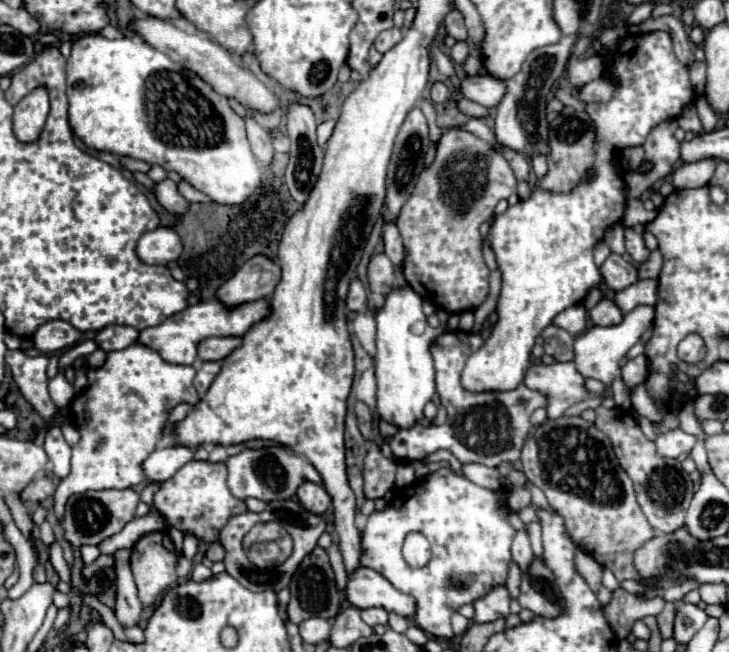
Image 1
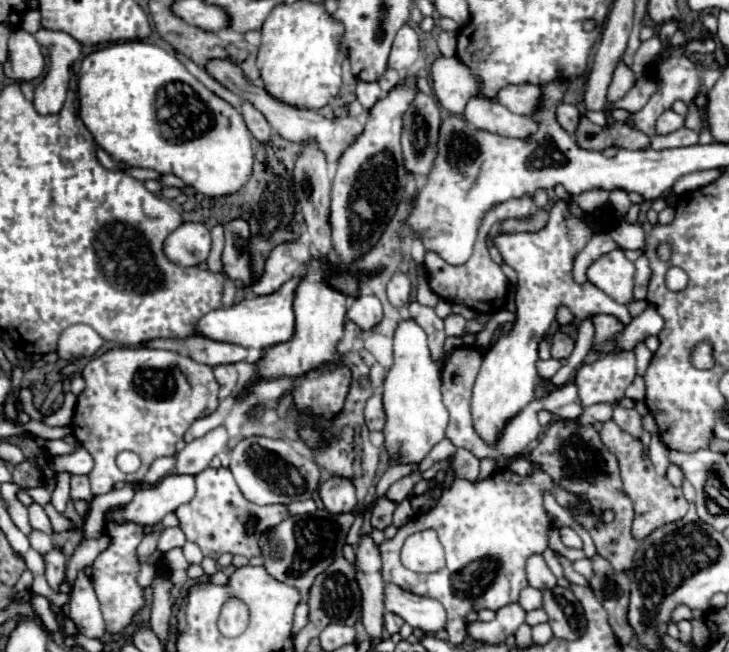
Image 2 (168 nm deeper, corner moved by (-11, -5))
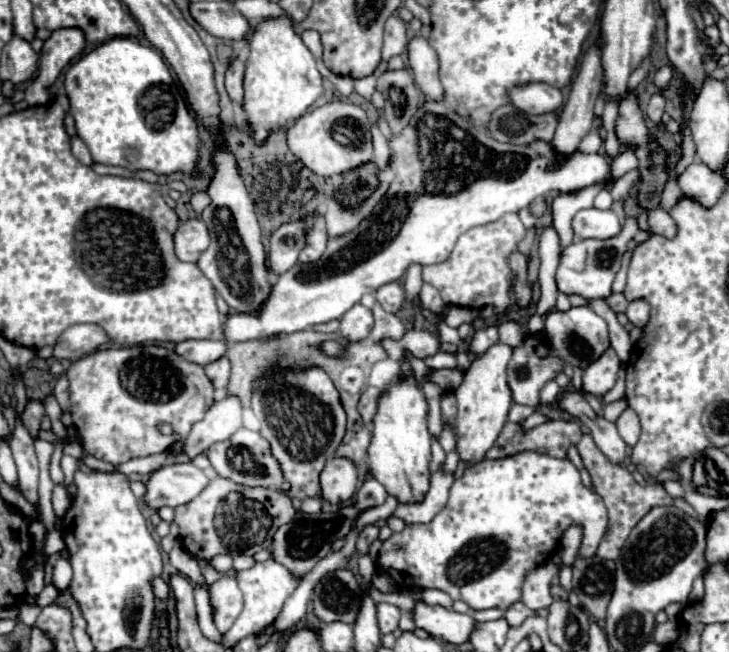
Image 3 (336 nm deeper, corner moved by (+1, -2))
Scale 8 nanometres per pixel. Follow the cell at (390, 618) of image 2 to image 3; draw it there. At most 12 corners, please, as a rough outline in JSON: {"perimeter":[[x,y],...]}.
{"perimeter":[[378,603],[380,633],[394,633],[400,609],[390,603]]}

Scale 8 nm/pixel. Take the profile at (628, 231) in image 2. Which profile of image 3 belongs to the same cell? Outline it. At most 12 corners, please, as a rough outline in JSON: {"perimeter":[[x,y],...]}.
{"perimeter":[[582,209],[572,219],[580,239],[608,239],[620,233],[608,209]]}

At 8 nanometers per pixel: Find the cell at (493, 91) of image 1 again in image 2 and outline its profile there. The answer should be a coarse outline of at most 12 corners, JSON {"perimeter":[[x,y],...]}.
{"perimeter":[[506,86],[496,100],[510,112],[532,114],[540,102],[540,86]]}

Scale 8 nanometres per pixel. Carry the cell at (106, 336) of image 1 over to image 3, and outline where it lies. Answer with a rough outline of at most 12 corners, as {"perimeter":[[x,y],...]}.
{"perimeter":[[190,339],[176,345],[186,361],[208,365],[226,353],[224,341]]}

